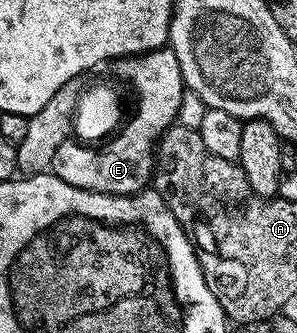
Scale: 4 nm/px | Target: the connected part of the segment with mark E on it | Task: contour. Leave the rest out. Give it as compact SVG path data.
M156 50L145 52L138 56L125 56L122 60L127 64L139 64L139 72L135 72L135 84L143 92L143 108L139 108L139 116L135 116L135 124L127 128L127 132L110 137L100 148L90 148L87 142L68 142L57 146L57 150L51 159L49 169L51 175L61 178L61 182L69 182L69 186L77 186L81 190L93 190L101 194L113 194L114 196L133 196L136 192L142 192L148 187L153 176L153 149L163 132L176 123L179 107L185 97L185 85L181 66L177 58L170 50Z

